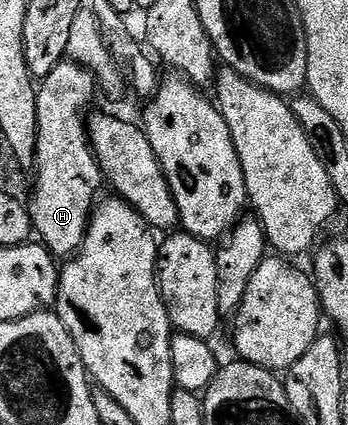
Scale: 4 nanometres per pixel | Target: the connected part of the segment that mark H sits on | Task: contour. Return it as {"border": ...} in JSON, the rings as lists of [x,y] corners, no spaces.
{"border":[[[70,60],[58,63],[37,86],[37,199],[33,206],[31,202],[31,226],[45,249],[58,260],[68,260],[81,249],[98,201],[97,189],[103,184],[101,165],[89,140],[87,118],[81,115],[93,102],[93,88],[93,72]]]}

